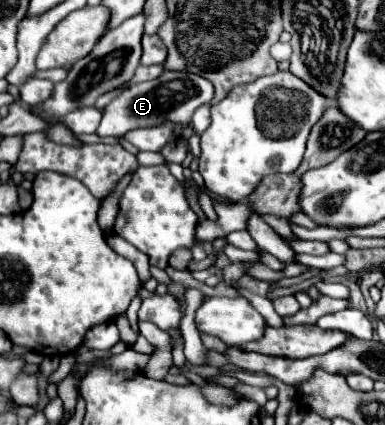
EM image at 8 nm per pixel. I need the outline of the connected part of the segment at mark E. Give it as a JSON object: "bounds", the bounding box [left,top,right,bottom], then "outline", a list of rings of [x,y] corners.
{"bounds":[97,71,213,139],"outline":[[[163,71],[153,81],[129,85],[111,103],[107,103],[105,109],[101,111],[103,119],[97,127],[97,135],[119,139],[133,129],[159,127],[165,121],[177,123],[177,125],[189,125],[195,109],[209,103],[211,99],[213,99],[213,85],[207,79],[193,75],[193,73],[183,73],[183,71],[177,71],[177,73]]]}

